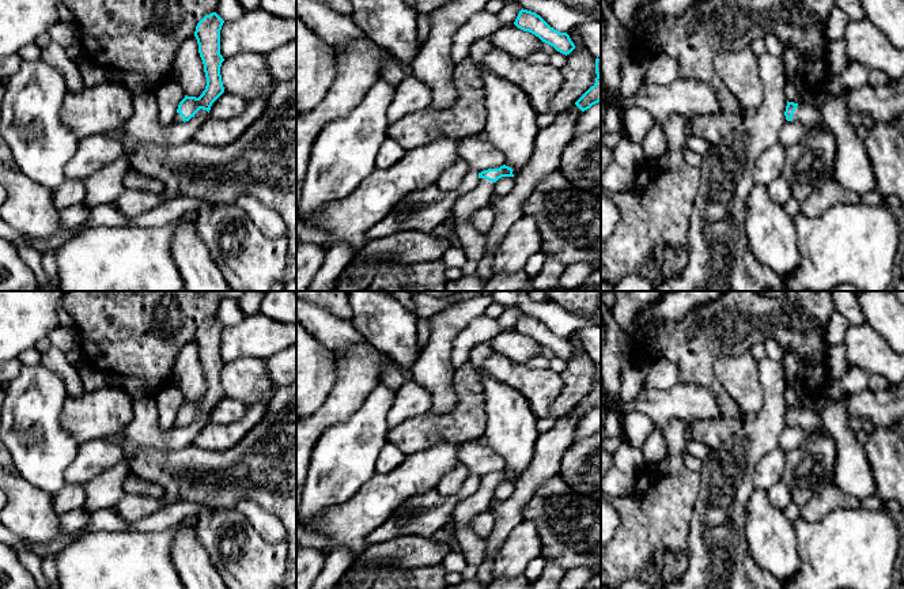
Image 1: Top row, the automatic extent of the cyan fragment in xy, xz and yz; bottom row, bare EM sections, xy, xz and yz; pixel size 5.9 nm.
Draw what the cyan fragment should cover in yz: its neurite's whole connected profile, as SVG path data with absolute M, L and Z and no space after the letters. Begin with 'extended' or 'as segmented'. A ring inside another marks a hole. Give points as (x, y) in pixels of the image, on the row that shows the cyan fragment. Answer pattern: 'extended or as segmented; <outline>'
extended; M787 101L784 116L787 121L801 122L809 127L825 125L821 110L805 101L801 103Z

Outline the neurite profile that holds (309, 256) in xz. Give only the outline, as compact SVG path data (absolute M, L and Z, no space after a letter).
M303 242L296 248L296 291L306 291L319 271L326 252L315 243Z

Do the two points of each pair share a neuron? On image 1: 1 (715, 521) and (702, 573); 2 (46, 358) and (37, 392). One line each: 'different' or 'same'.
1: same
2: different

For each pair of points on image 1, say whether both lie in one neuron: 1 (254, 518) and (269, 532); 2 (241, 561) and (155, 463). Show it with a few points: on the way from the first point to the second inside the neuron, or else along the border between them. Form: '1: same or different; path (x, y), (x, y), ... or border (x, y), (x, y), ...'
1: same; path (258, 521), (265, 528)
2: different; border (214, 508), (234, 509)

